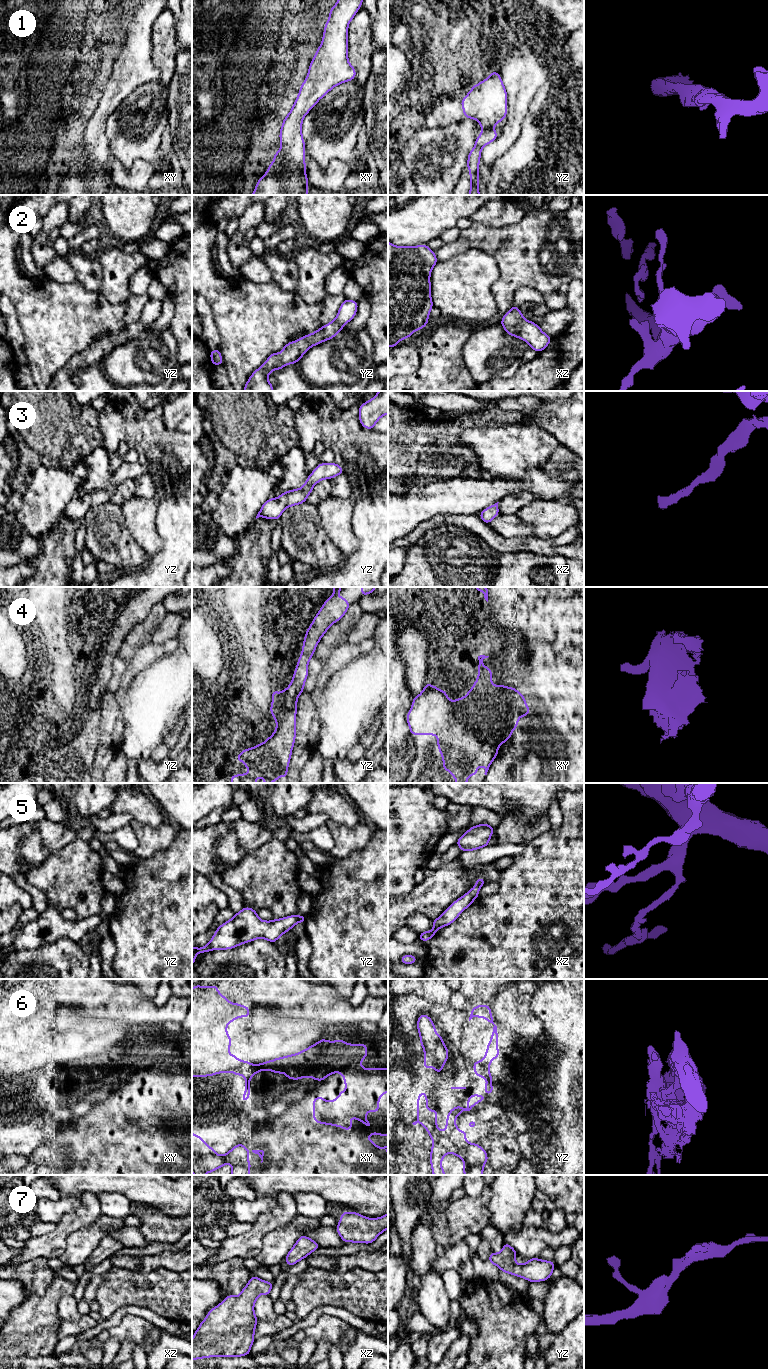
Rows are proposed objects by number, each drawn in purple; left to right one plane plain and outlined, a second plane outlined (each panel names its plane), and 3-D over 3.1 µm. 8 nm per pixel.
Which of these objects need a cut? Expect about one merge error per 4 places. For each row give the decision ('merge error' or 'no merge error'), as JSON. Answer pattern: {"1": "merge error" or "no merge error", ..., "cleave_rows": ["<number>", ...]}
{"1": "no merge error", "2": "no merge error", "3": "no merge error", "4": "no merge error", "5": "no merge error", "6": "merge error", "7": "no merge error", "cleave_rows": ["6"]}

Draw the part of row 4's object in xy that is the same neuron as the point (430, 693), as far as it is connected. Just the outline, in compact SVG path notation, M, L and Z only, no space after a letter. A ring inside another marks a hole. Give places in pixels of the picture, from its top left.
M478 656L478 677L465 697L451 701L447 692L425 683L423 691L413 698L406 719L411 735L436 735L443 770L450 771L455 783L467 783L470 775L478 775L477 767L485 768L485 775L498 754L499 746L508 741L518 725L518 719L529 715L525 696L514 688L492 683L492 670L482 664L489 656Z

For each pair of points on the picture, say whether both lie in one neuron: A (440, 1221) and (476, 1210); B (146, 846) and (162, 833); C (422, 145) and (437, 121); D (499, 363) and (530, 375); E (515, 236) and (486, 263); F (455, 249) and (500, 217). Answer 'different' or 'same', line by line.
A: same
B: same
C: different
D: different
E: different
F: different

